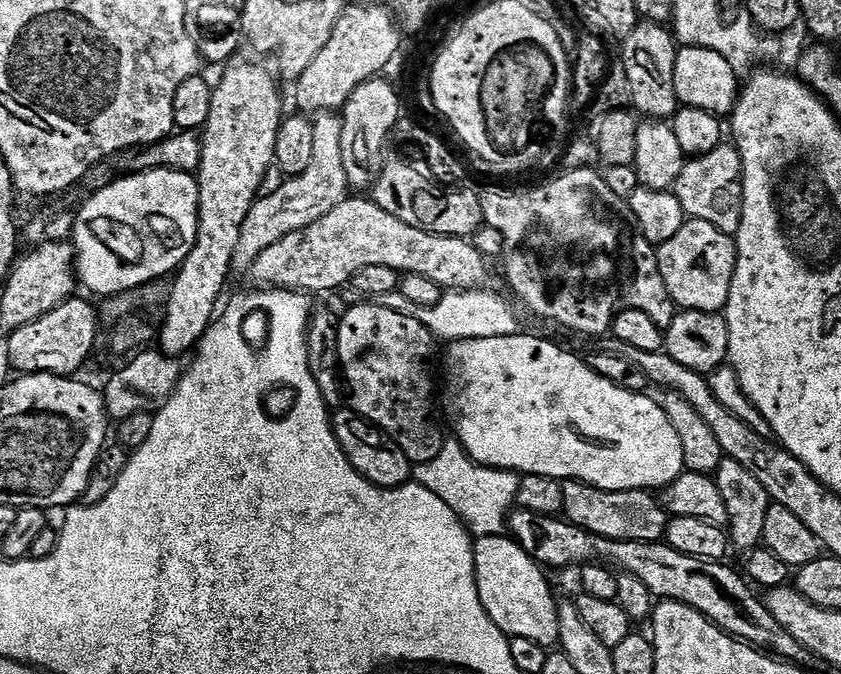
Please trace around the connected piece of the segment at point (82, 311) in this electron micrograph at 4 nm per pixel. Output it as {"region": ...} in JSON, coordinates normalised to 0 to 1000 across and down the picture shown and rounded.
{"region":[[[90,444],[75,445],[64,460],[50,466],[50,472],[31,478],[31,484],[18,487],[8,500],[10,534],[20,546],[20,553],[54,552],[65,558],[89,559],[94,553],[90,550],[108,531],[121,475],[115,453],[113,457],[105,445]]]}

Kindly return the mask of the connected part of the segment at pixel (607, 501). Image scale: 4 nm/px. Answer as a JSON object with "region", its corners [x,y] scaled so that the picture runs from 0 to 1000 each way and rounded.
{"region":[[[688,715],[677,717],[672,723],[669,764],[679,777],[696,783],[705,795],[715,795],[722,801],[762,801],[769,807],[791,800],[797,770],[788,748],[774,728],[727,730]]]}

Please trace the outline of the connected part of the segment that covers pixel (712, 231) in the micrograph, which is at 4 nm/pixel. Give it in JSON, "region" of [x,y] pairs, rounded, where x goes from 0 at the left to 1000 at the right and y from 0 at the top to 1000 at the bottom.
{"region":[[[818,323],[815,325],[811,341],[806,341],[806,347],[797,353],[797,359],[780,368],[780,380],[792,427],[799,438],[805,458],[860,464],[866,455],[868,418],[873,412],[873,395],[875,393],[875,358],[867,346],[854,341],[854,335],[844,335],[844,329]]]}

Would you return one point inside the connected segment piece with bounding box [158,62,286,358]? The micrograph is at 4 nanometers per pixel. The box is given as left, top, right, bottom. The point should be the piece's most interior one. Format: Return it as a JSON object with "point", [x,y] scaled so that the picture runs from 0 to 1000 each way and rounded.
{"point":[284,206]}

